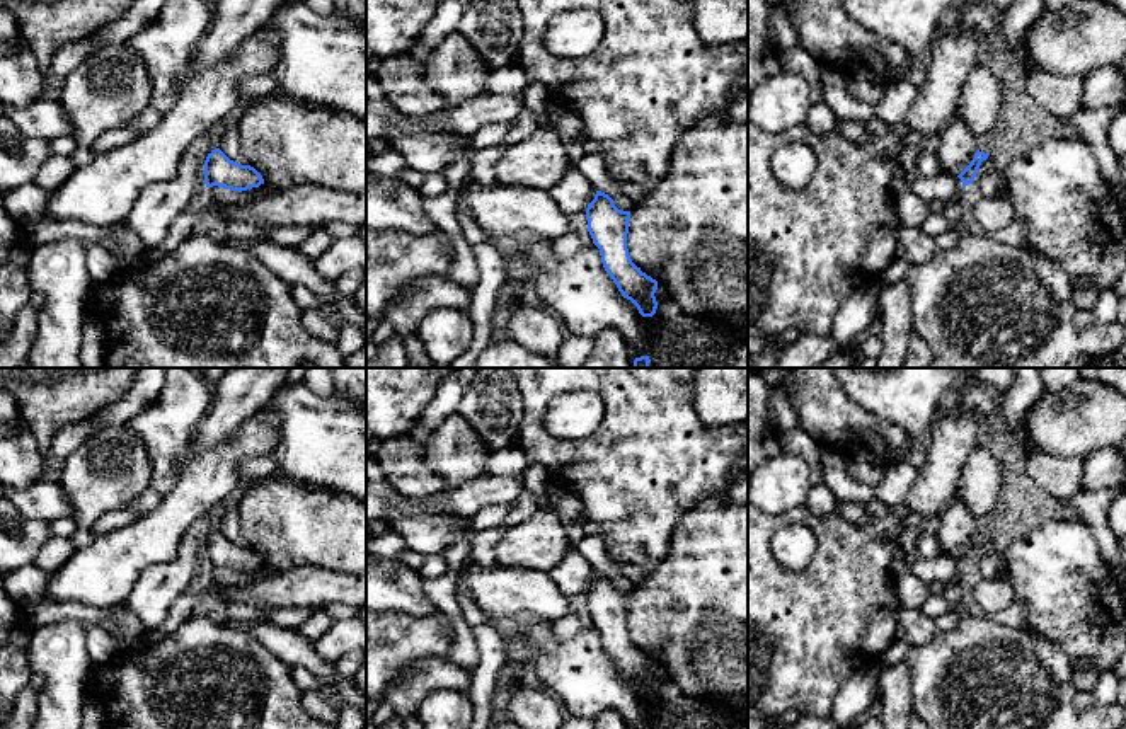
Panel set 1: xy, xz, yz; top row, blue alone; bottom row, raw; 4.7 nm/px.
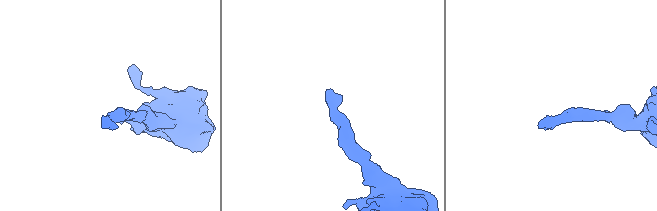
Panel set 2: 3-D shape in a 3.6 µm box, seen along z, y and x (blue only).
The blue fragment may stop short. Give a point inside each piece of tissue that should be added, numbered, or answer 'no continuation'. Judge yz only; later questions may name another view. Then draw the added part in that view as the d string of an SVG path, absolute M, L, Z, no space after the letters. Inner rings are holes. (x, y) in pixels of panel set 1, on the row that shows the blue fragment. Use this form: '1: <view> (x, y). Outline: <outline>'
1: yz (939, 188). Outline: M940 172L930 177L918 177L910 184L910 189L923 199L927 204L945 203L954 194L964 191L961 179L957 175Z

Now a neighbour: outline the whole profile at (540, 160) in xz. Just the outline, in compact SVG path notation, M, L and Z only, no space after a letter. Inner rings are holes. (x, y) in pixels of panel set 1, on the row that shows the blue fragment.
M537 128L523 141L506 146L496 164L496 184L549 192L572 170L566 146L554 128Z

